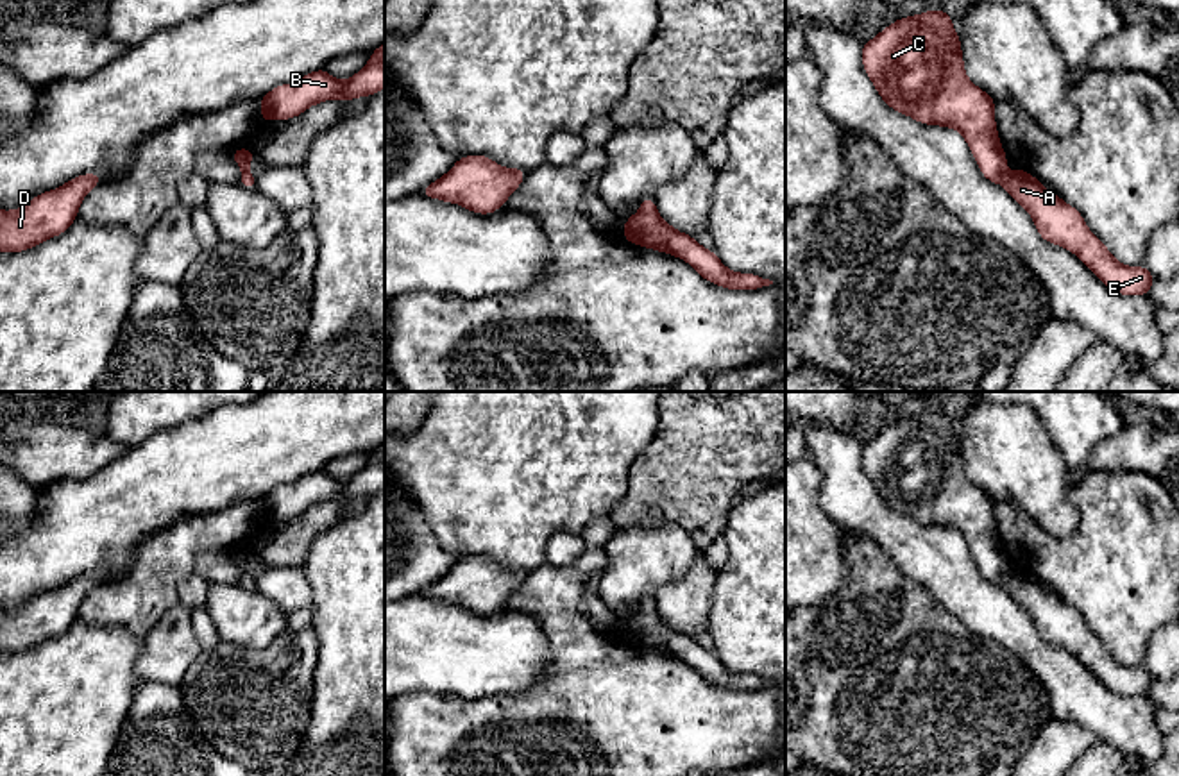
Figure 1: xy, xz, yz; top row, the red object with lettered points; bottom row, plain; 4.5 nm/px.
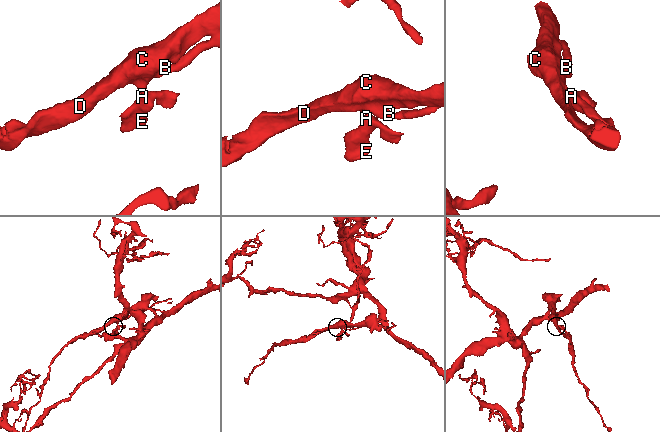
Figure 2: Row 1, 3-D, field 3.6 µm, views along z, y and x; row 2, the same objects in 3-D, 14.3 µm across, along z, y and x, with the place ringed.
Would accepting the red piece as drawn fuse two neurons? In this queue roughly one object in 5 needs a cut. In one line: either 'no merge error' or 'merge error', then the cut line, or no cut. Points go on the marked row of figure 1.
no merge error; cut none

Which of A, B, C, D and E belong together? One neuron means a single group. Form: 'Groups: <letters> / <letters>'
Groups: A B C D E

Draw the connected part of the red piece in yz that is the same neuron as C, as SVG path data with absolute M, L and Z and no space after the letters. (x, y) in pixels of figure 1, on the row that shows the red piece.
M925 11L905 16L886 27L871 41L862 45L862 66L882 100L895 111L920 123L952 127L963 134L982 175L1002 184L1007 193L1029 211L1038 234L1054 245L1073 252L1109 290L1118 295L1147 295L1156 277L1141 266L1118 263L1107 247L1088 229L1082 215L1047 191L1027 170L1004 172L1007 157L1000 147L995 123L995 100L977 88L964 72L961 38L955 34L950 14Z

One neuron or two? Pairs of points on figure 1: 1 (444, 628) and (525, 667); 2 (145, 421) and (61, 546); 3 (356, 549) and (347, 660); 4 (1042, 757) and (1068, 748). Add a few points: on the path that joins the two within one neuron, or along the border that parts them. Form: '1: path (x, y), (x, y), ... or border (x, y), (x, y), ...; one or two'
1: path (464, 648), (471, 655), (505, 655); one
2: border (169, 430), (156, 431), (129, 447); two
3: path (356, 576), (356, 633); one
4: path (1049, 757), (1061, 748); one

